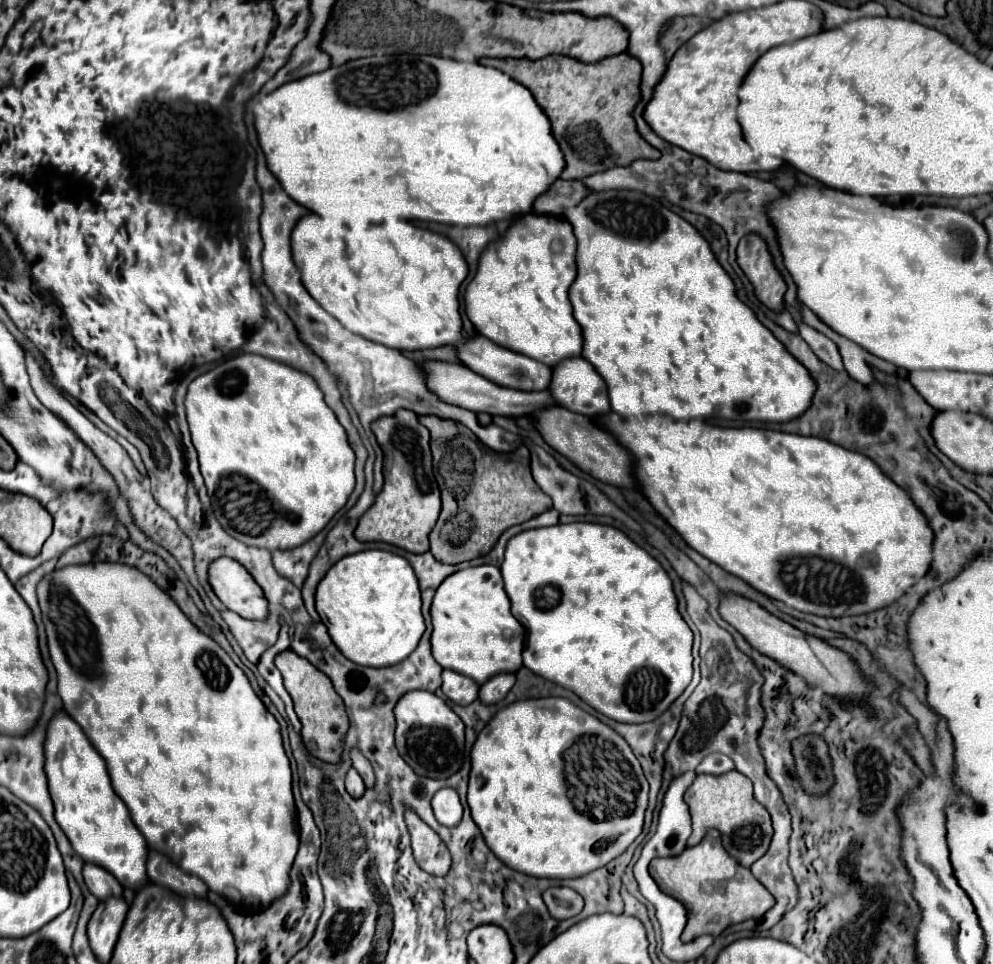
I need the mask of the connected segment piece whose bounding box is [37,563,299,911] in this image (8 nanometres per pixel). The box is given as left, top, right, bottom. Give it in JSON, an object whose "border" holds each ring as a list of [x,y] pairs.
{"border":[[[93,563],[93,565],[71,565],[59,571],[53,571],[43,577],[37,587],[39,605],[43,611],[43,623],[49,639],[51,661],[57,669],[59,677],[59,695],[65,703],[65,711],[81,725],[93,747],[101,753],[107,763],[109,777],[115,793],[125,801],[133,823],[147,839],[149,847],[157,847],[163,855],[169,855],[173,863],[177,863],[183,871],[197,875],[211,891],[225,895],[227,889],[235,889],[239,893],[241,907],[265,909],[273,899],[281,899],[289,889],[289,871],[293,867],[293,859],[297,857],[299,833],[297,833],[297,809],[291,793],[291,767],[283,749],[283,739],[279,733],[277,719],[267,711],[263,701],[255,695],[245,673],[233,663],[233,659],[207,635],[203,635],[185,615],[173,599],[161,591],[147,575],[141,571],[119,565],[119,563]]]}

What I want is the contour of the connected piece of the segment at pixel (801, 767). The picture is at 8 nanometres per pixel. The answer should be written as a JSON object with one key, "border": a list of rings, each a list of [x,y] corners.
{"border":[[[803,735],[793,741],[793,757],[799,779],[809,793],[827,793],[833,785],[827,745],[817,735]]]}

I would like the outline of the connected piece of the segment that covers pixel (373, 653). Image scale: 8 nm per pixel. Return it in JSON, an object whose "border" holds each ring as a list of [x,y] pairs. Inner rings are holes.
{"border":[[[361,551],[337,561],[317,585],[315,607],[321,615],[321,621],[327,625],[335,645],[347,659],[353,659],[353,663],[357,665],[367,667],[397,665],[403,659],[407,659],[411,651],[415,651],[425,631],[417,577],[413,575],[413,569],[403,557],[389,551]]]}

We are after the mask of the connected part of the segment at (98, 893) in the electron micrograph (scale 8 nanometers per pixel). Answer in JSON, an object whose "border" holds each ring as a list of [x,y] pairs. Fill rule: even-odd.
{"border":[[[85,863],[83,877],[85,877],[85,885],[99,901],[105,901],[109,897],[121,897],[121,893],[123,893],[123,887],[117,883],[117,879],[113,879],[113,875],[109,875],[109,871],[105,871],[97,865]]]}

